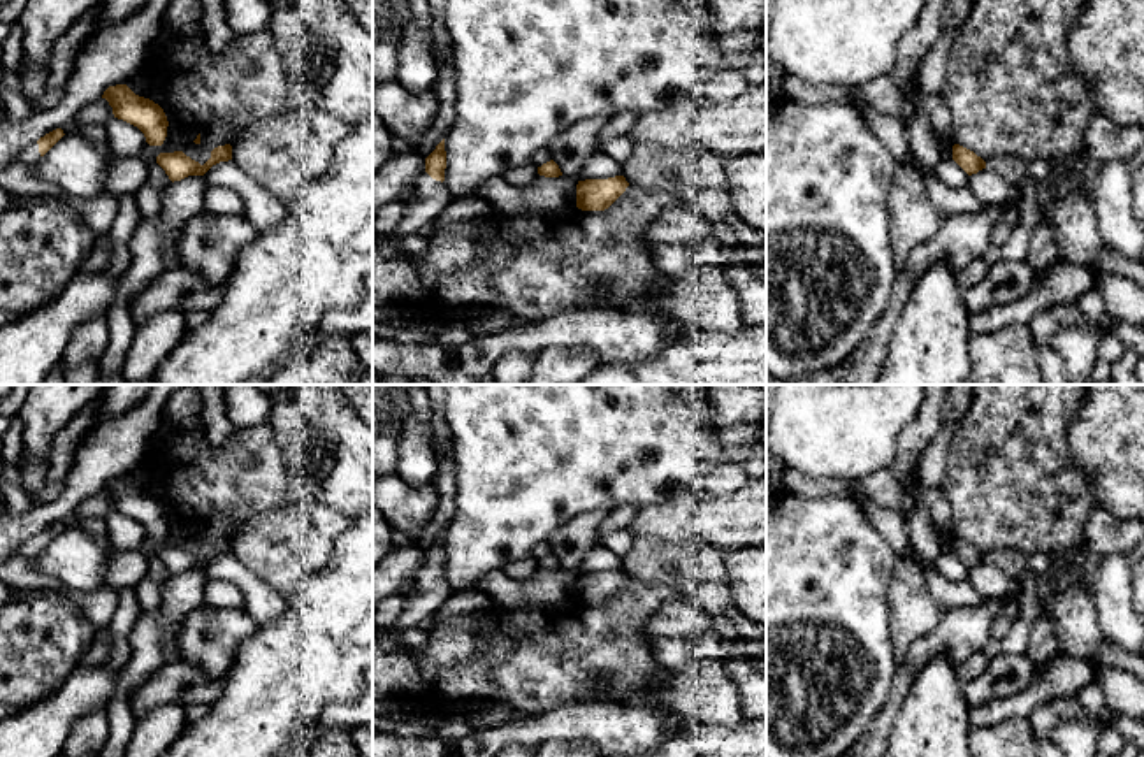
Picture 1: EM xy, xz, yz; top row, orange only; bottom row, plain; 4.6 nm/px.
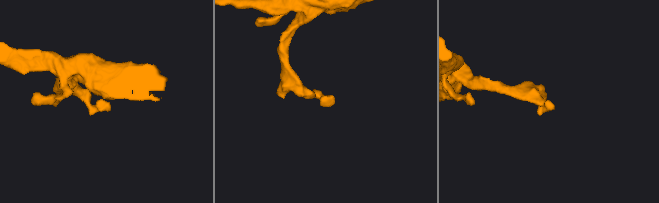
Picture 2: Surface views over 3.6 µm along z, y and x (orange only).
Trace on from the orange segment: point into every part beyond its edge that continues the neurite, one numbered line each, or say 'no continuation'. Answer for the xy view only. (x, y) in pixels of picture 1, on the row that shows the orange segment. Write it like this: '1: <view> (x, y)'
1: xy (30, 155)

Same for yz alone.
no continuation

